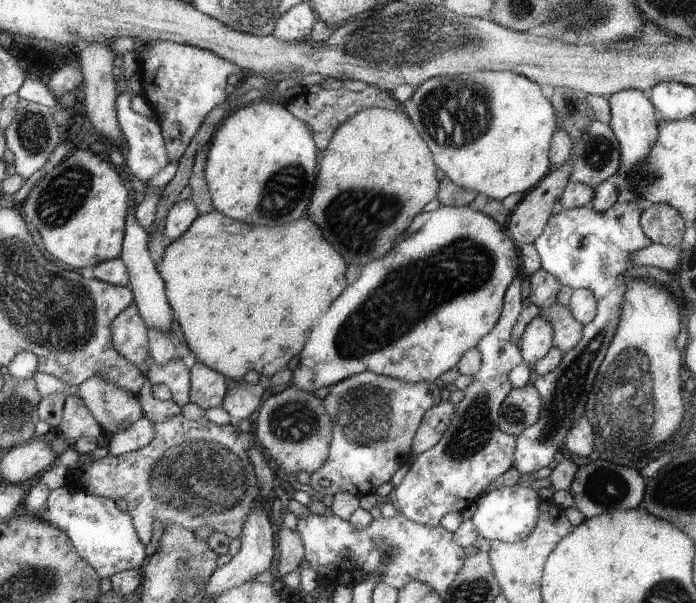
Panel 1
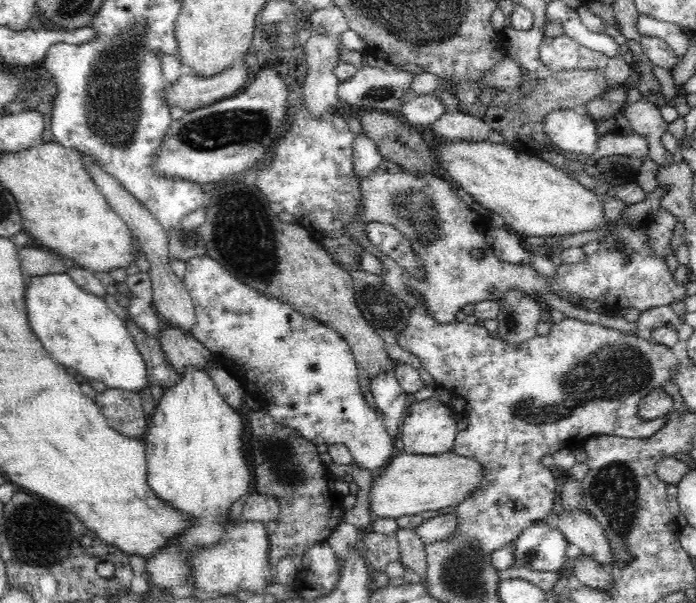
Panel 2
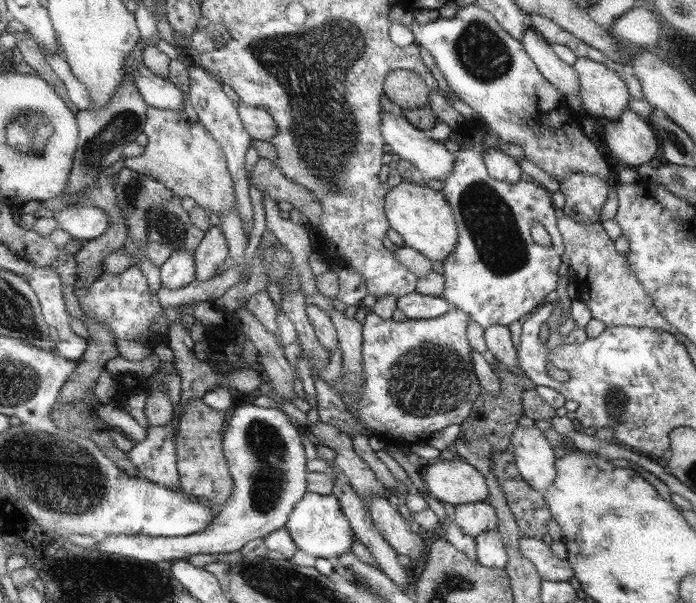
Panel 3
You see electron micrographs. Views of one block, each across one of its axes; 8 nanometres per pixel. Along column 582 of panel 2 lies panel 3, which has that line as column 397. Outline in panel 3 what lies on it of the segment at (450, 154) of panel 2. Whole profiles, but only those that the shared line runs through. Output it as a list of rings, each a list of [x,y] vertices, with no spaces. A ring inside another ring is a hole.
[[[401,182],[391,188],[385,196],[385,216],[389,220],[389,226],[403,238],[403,246],[417,250],[431,262],[443,262],[457,248],[459,224],[455,220],[451,204],[441,192],[425,188],[425,184],[419,186],[411,182]]]

